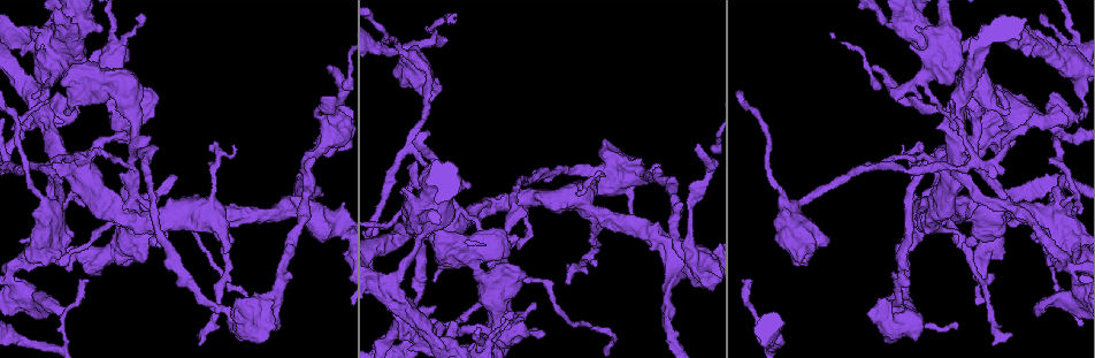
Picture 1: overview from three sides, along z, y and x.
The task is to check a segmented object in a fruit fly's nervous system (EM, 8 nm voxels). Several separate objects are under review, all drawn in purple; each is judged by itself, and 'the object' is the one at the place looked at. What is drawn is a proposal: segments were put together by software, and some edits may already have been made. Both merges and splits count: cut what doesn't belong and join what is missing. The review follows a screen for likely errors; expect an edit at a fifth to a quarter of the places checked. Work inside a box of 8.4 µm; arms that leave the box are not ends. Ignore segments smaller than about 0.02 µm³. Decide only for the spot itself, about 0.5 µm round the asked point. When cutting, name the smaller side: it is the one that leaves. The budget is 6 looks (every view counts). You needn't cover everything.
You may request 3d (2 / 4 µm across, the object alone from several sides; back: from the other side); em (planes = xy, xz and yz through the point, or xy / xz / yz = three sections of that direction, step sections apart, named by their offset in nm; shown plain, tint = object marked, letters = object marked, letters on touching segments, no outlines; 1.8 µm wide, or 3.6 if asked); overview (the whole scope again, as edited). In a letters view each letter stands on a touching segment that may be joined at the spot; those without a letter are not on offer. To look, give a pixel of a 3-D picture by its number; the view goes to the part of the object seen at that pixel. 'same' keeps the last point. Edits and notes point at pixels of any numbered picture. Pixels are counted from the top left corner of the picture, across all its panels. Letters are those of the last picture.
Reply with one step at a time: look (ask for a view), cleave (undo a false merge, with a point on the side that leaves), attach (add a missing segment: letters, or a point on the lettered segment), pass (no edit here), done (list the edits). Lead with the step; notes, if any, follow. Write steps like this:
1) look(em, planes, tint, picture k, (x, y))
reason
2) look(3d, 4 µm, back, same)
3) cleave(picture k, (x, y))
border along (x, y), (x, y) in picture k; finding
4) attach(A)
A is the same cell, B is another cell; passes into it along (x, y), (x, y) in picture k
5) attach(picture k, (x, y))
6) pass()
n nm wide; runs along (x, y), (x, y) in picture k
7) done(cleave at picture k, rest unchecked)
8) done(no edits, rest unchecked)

look(3d, 2 µm, picture 1, (381, 49))
sudden change in width

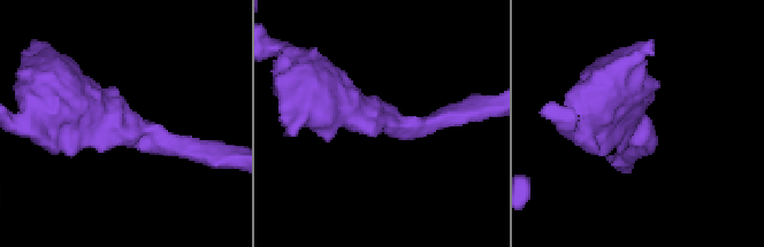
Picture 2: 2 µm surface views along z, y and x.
look(em, xy, step 8, tint, picture 2, (635, 123))
arms of 190, 420 nm

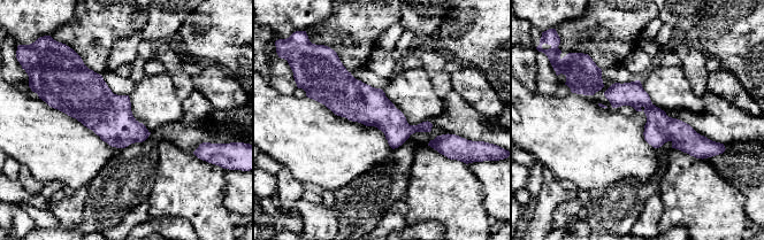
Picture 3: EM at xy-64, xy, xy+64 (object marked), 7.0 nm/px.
look(em, planes, letters, same)

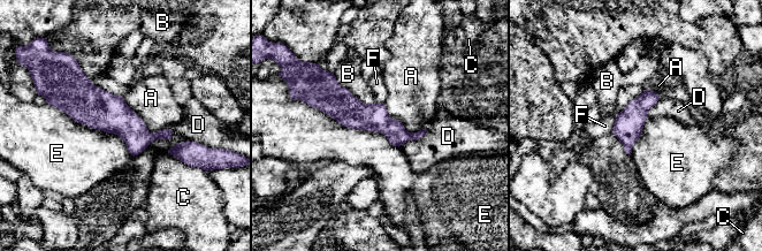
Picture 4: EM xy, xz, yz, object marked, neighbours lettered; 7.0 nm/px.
pass()
E touches over 750 nm; A, B, C, D, E and F are other cells; runs along (58, 104), (168, 135) in picture 4; all the same cell

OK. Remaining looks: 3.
look(3d, 4 µm, picture 1, (133, 189))
three-way junction

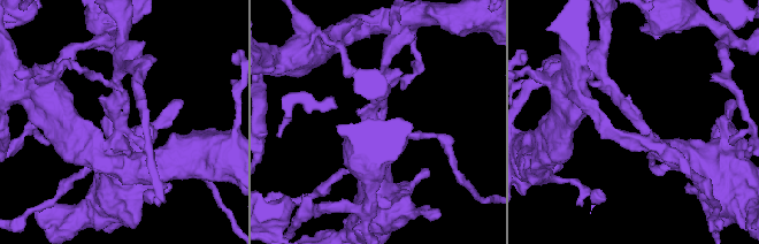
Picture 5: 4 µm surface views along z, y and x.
look(em, xz, step 8, letters, picture 5, (640, 122))

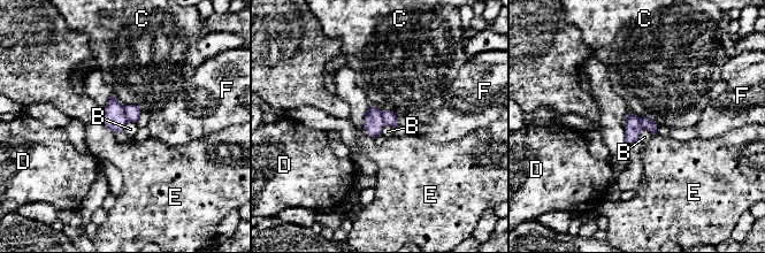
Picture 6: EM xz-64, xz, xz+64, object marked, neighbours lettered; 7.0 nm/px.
cleave(picture 6, (132, 112))
B, C, D, E and F are other cells; 3 arms; border along (123, 106), (128, 121) in picture 6; two cells meet here

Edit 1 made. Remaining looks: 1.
look(em, planes, letters, picture 1, (1076, 211))

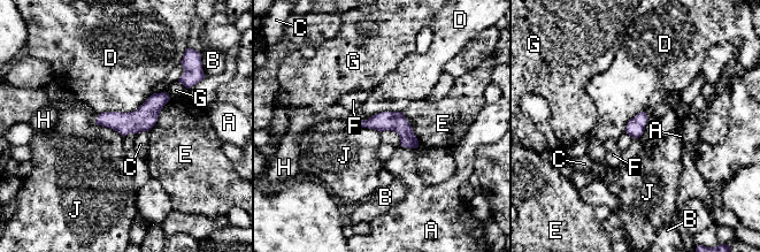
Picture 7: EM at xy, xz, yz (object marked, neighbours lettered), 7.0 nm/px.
pass()
A, B, C, D, E, F, G, H and J are other cells; border along (94, 122), (112, 128), (123, 136) in picture 7; none of them fits

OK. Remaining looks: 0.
done(cleave at picture 6, rest unchecked)

